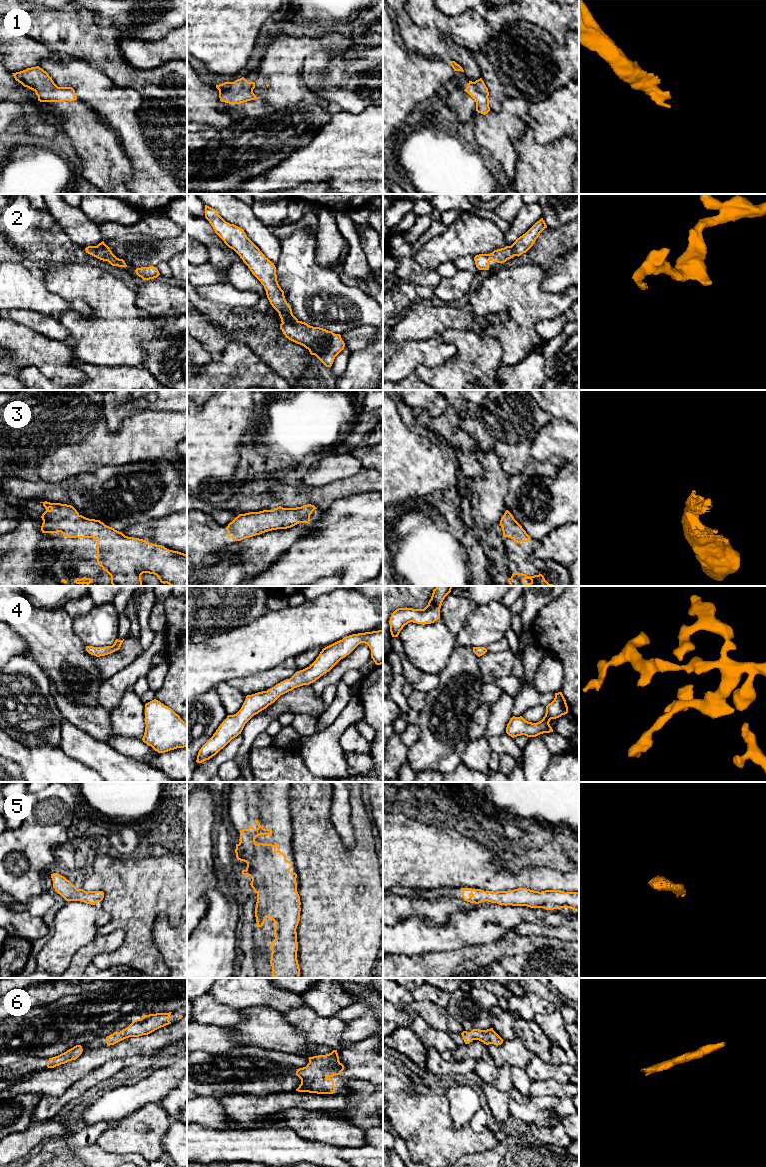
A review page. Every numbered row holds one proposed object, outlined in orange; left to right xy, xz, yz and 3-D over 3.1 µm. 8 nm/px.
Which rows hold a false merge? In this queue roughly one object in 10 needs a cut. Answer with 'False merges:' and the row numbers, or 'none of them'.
False merges: none of them

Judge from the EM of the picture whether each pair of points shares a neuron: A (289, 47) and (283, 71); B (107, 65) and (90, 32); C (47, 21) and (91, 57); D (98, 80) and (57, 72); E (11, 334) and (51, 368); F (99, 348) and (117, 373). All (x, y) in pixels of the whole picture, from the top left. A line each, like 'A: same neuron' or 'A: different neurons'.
A: same neuron
B: same neuron
C: same neuron
D: same neuron
E: same neuron
F: different neurons

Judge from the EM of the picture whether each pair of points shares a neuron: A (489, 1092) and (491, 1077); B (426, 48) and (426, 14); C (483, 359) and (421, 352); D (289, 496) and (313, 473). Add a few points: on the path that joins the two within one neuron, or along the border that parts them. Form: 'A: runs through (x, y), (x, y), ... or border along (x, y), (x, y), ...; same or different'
A: border along (484, 1083), (489, 1083), (507, 1093); different
B: border along (408, 14), (418, 26), (434, 28), (448, 38); different
C: border along (453, 343), (456, 353), (441, 364), (432, 367); different
D: border along (302, 481), (313, 486), (326, 484); different

